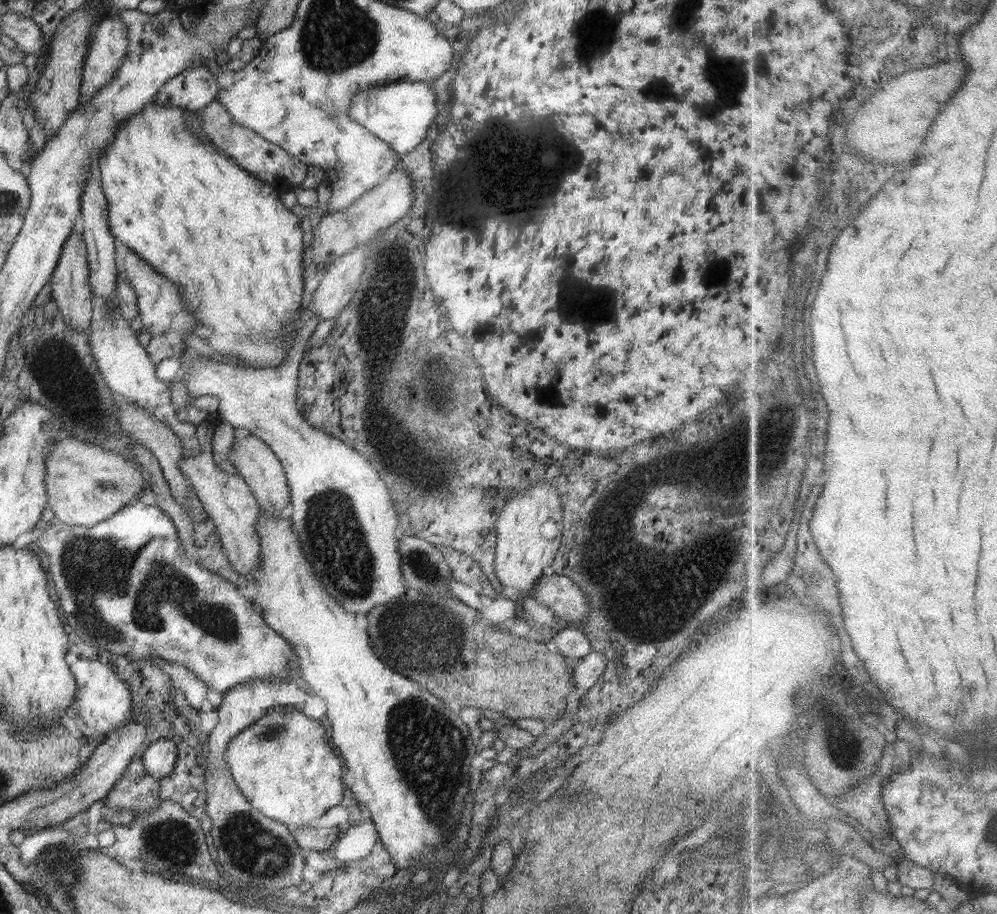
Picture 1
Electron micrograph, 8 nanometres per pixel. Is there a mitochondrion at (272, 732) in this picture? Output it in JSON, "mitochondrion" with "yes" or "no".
{"mitochondrion":"yes"}

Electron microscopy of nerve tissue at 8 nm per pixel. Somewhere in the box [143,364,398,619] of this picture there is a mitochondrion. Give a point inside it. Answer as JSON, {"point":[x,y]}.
{"point":[335,538]}

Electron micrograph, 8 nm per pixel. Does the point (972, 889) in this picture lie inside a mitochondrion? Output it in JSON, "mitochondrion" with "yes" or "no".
{"mitochondrion":"no"}

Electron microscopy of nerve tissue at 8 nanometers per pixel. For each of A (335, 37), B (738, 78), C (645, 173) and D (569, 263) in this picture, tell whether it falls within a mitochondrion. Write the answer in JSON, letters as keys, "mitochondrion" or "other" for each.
{"A":"mitochondrion","B":"mitochondrion","C":"other","D":"other"}

